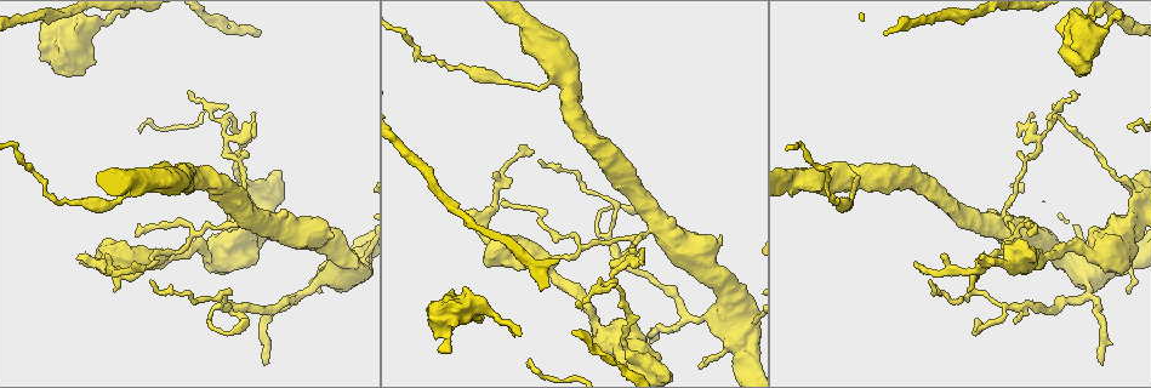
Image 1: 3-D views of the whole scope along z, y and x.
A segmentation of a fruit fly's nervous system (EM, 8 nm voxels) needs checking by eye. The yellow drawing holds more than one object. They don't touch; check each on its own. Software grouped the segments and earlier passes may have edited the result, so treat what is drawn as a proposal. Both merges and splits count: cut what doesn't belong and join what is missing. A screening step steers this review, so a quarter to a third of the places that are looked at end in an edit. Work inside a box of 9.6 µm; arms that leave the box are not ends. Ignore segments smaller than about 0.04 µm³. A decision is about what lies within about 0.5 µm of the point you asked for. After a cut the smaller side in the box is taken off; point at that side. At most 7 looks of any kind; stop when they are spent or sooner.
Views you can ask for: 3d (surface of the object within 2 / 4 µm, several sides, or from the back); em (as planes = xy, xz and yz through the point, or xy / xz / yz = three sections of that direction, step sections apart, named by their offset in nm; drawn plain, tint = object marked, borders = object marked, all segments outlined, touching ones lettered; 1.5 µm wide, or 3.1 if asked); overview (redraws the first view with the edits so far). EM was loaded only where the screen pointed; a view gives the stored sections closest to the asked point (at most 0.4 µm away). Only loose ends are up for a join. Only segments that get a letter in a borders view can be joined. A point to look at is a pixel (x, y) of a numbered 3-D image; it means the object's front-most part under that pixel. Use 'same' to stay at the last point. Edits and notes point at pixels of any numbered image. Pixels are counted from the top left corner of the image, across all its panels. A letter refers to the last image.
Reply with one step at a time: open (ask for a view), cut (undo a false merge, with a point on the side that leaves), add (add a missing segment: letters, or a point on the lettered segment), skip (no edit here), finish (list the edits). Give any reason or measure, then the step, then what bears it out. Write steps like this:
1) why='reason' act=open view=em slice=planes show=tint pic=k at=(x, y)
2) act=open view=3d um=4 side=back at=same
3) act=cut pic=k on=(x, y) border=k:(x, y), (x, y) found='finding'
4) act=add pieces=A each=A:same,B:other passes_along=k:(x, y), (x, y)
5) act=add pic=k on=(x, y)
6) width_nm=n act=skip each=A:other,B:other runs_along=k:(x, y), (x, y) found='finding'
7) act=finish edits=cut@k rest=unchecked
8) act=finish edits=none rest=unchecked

why='free end' act=open view=em slice=xz step=8 show=borders pic=1 at=(1101, 364)

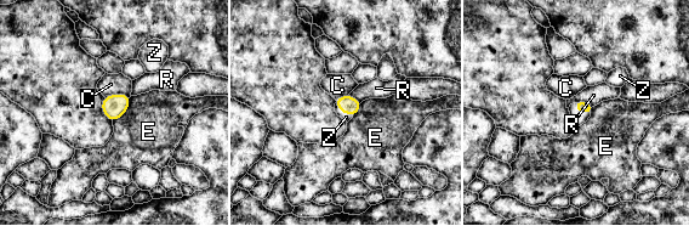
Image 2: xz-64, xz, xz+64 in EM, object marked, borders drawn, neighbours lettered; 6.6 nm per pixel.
act=add pieces=Z each=C:other,E:other,R:other,Z:same passes_along=2:(581, 107), (580, 112), (579, 118) found='the neuron continues'

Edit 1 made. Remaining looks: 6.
act=open view=overview

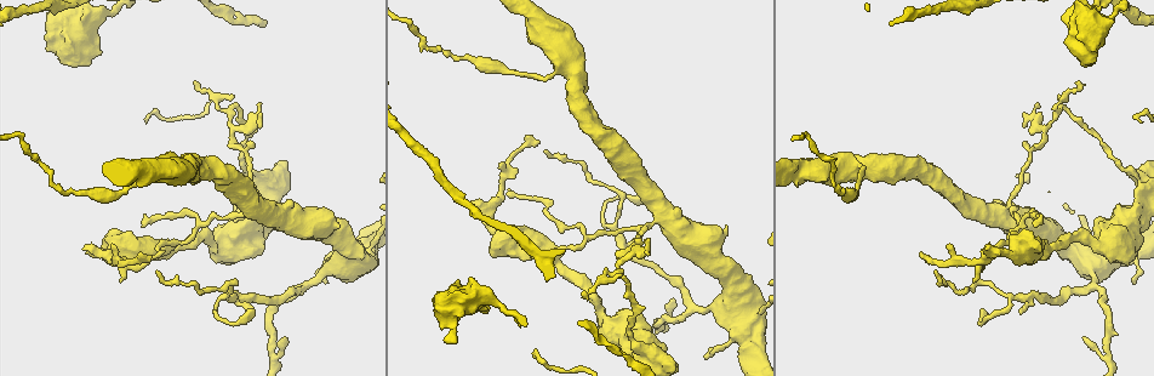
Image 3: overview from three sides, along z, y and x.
why='abrupt turn' act=open view=3d um=4 side=back pic=3 at=(236, 105)

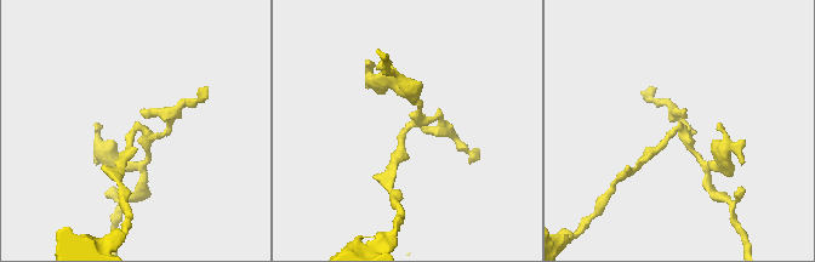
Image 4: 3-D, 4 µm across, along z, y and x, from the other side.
why='now the EM' act=open view=em slice=planes show=borders pic=4 at=(679, 130)

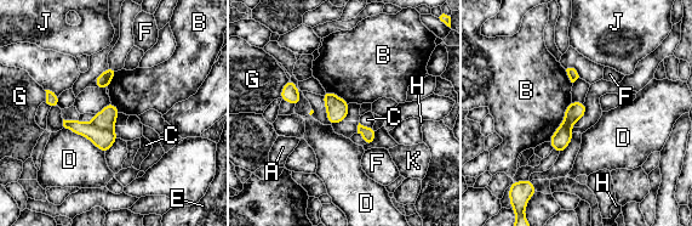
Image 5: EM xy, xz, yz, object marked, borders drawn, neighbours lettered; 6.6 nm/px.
act=cut pic=5 on=(104, 119) each=A:other,B:other,C:other,D:other,E:other,F:other,G:other,H:other,J:other,K:other border=5:(91, 122), (99, 128), (113, 129) found='two neurons meet here'

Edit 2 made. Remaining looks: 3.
act=open view=em slice=planes show=borders pic=3 at=(101, 53)

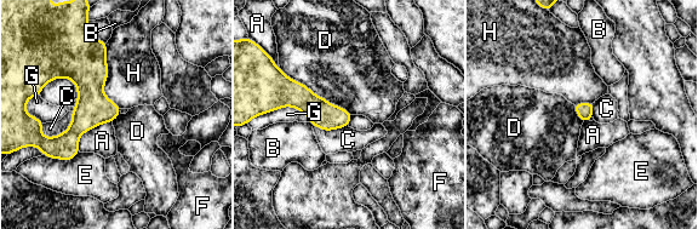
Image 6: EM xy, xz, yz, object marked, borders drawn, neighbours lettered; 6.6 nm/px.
longest_contact=D:600nm act=skip each=A:other,B:other,C:other,D:other,E:other,F:other,G:other,H:other found='none of them fits'

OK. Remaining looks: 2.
act=finish edits=add@2,cut@5 rest=unchecked

